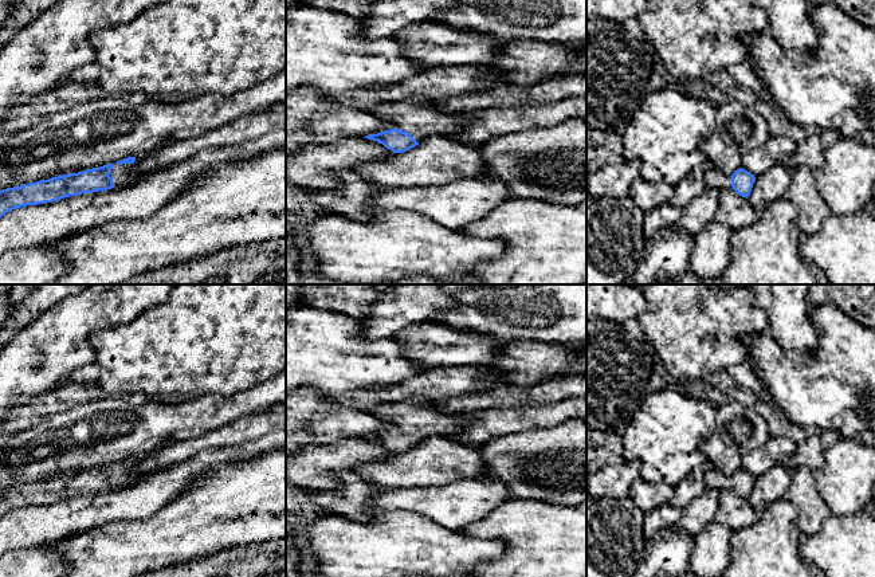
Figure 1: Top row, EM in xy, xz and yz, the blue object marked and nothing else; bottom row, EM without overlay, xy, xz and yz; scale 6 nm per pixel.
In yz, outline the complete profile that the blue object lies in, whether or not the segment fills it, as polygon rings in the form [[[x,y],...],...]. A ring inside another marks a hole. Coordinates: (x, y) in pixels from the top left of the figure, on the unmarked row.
[[[711,468],[705,474],[706,488],[729,490],[733,488],[739,496],[749,498],[756,478],[739,468],[731,476],[726,476],[721,471]]]

